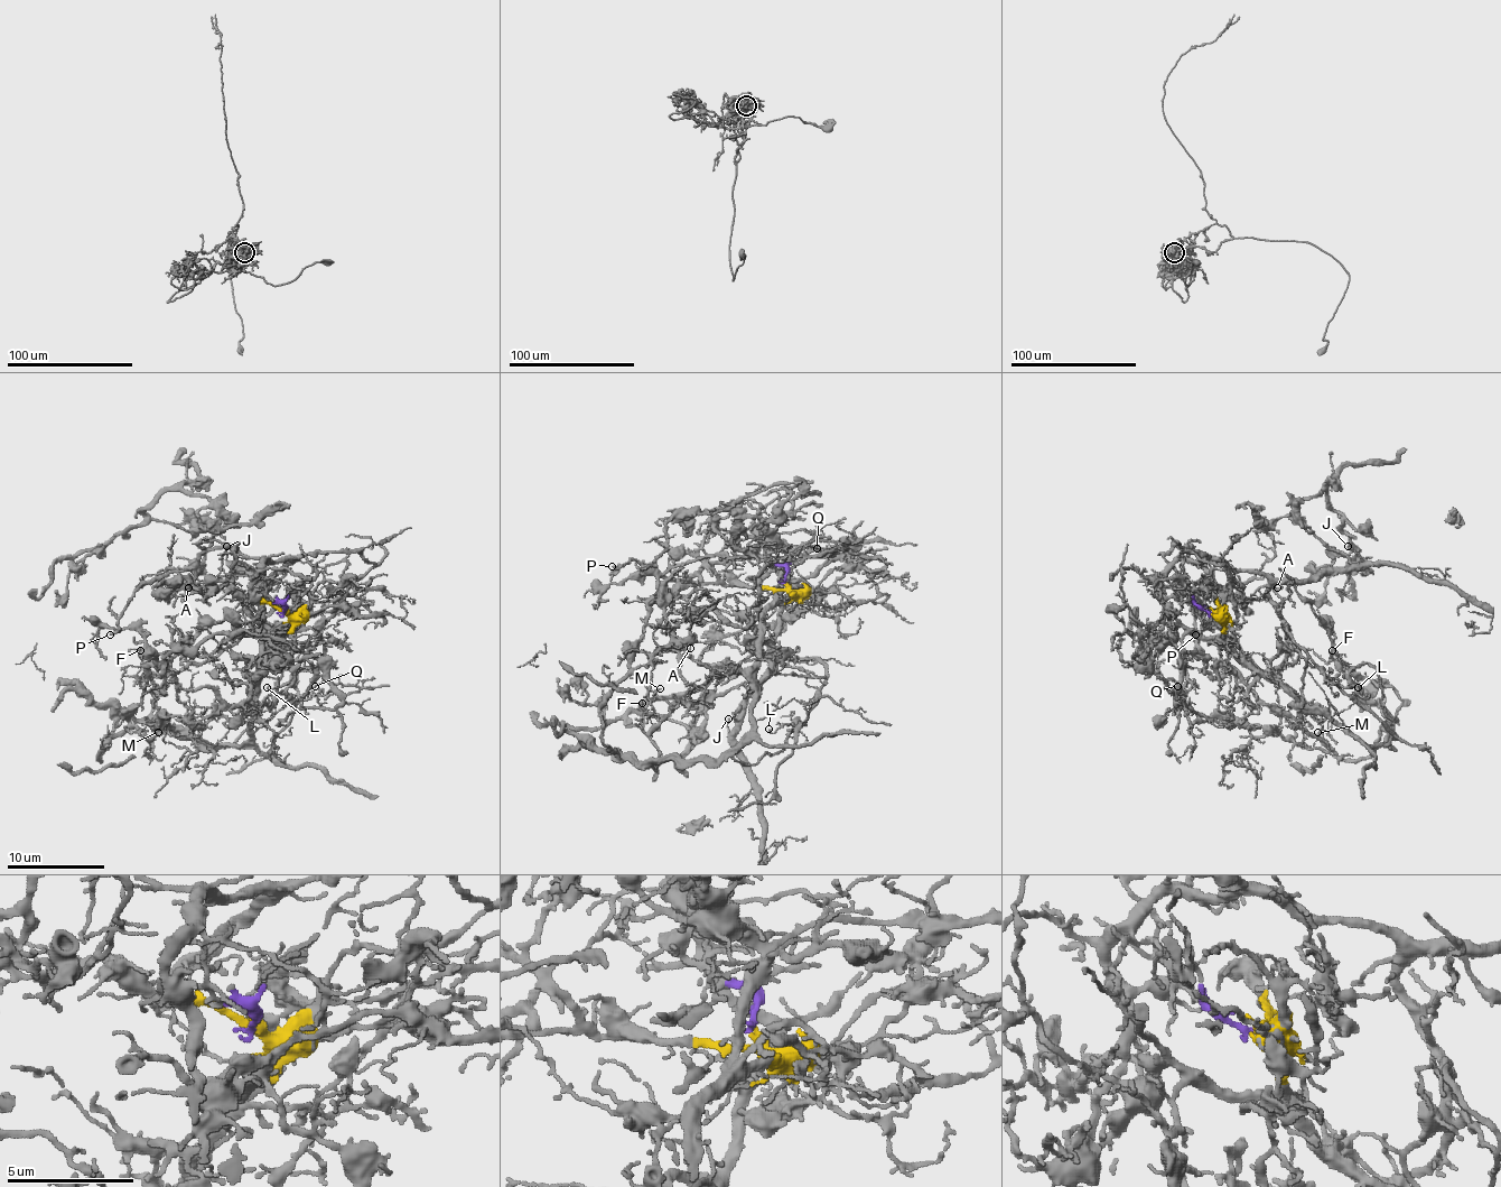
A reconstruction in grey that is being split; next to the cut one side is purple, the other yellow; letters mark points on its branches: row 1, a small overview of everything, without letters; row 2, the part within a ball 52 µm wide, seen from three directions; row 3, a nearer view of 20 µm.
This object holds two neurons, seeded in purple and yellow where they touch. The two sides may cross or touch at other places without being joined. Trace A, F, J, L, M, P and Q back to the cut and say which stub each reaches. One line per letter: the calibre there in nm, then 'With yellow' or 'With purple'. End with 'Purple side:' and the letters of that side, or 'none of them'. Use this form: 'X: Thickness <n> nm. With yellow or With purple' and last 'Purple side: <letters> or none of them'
A: Thickness 130 nm. With purple
F: Thickness 150 nm. With yellow
J: Thickness 100 nm. With purple
L: Thickness 110 nm. With purple
M: Thickness 130 nm. With yellow
P: Thickness 200 nm. With purple
Q: Thickness 110 nm. With yellow
Purple side: A, J, L, P

